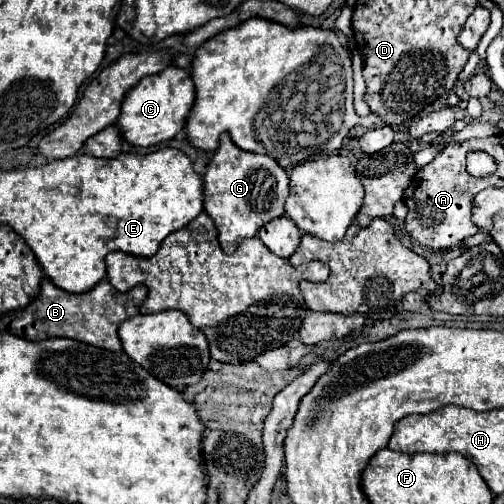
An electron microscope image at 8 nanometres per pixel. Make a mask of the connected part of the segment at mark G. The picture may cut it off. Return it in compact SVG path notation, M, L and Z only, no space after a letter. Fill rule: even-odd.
M227 133L221 135L219 149L215 151L213 159L209 161L207 171L203 175L203 181L205 181L203 183L203 195L205 195L203 209L213 219L213 223L217 225L219 243L221 243L223 251L227 251L227 253L233 253L237 249L237 245L245 237L255 237L257 231L265 223L269 223L269 221L285 215L285 199L289 195L289 175L277 165L277 161L273 157L269 157L269 155L257 155L257 153L247 153L247 151L235 147Z

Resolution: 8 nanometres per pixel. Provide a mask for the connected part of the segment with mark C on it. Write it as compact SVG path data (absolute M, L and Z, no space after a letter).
M165 67L157 75L147 75L127 93L127 101L123 101L123 111L117 119L119 133L123 139L135 147L151 147L161 141L173 139L185 127L185 115L191 109L195 85L191 83L191 75L187 69Z

